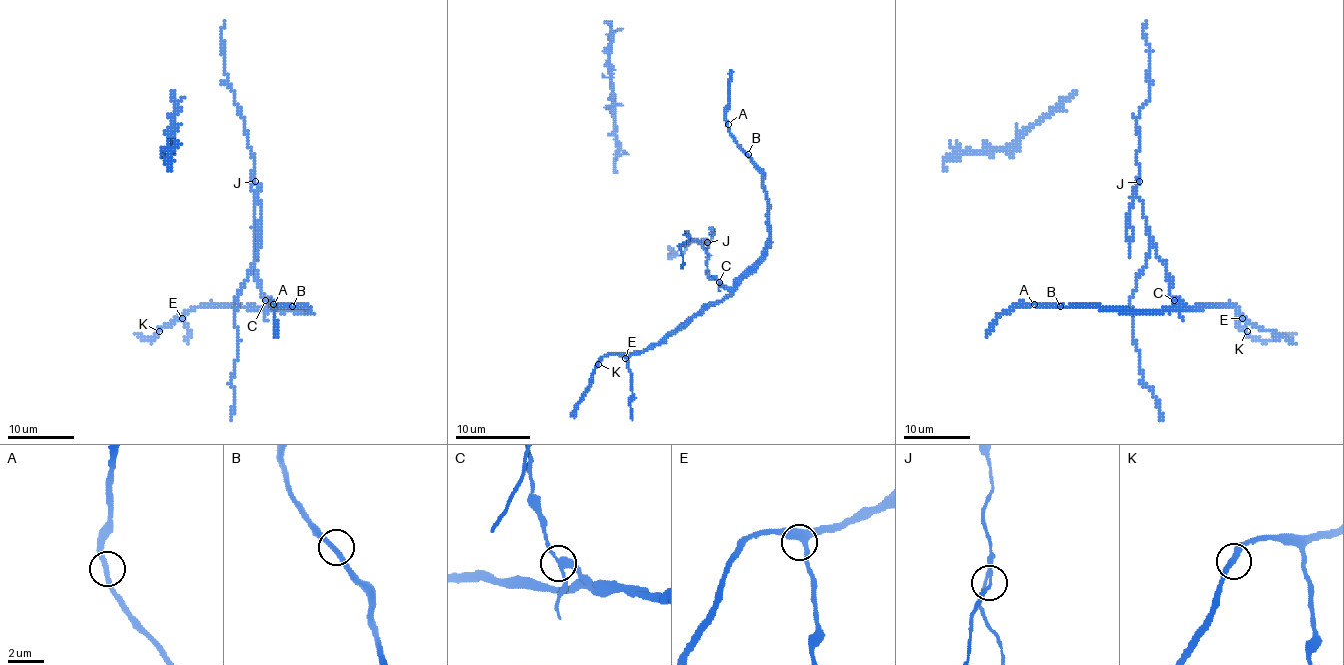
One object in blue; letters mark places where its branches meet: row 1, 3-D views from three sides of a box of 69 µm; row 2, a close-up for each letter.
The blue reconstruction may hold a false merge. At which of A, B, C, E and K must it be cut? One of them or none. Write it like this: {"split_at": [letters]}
{"split_at": ["C"]}

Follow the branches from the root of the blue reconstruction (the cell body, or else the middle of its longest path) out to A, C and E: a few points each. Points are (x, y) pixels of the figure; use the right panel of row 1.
A: (1135, 190), (1144, 206), (1145, 230), (1170, 281), (1169, 293), (1179, 304), (1160, 311), (1034, 304)
C: (1135, 190), (1144, 206), (1145, 230), (1155, 255), (1165, 266), (1165, 275), (1170, 281), (1169, 293), (1174, 300)
E: (1135, 190), (1144, 206), (1145, 230), (1170, 281), (1169, 293), (1189, 309), (1233, 306), (1242, 318)

